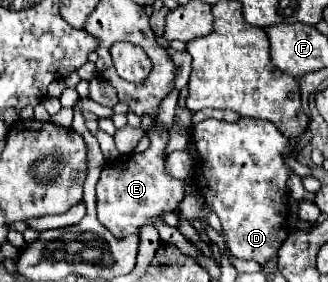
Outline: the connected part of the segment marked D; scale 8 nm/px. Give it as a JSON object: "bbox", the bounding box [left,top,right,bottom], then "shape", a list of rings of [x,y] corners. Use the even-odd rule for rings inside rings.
{"bbox":[186,117,290,265],"shape":[[[242,117],[236,123],[224,121],[204,121],[192,127],[186,153],[194,161],[194,175],[198,175],[198,189],[204,195],[206,205],[220,217],[222,235],[230,253],[238,259],[254,259],[260,265],[276,259],[282,241],[288,237],[286,213],[288,213],[288,193],[286,181],[290,169],[284,165],[282,155],[288,153],[288,139],[270,121],[258,121]]]}

